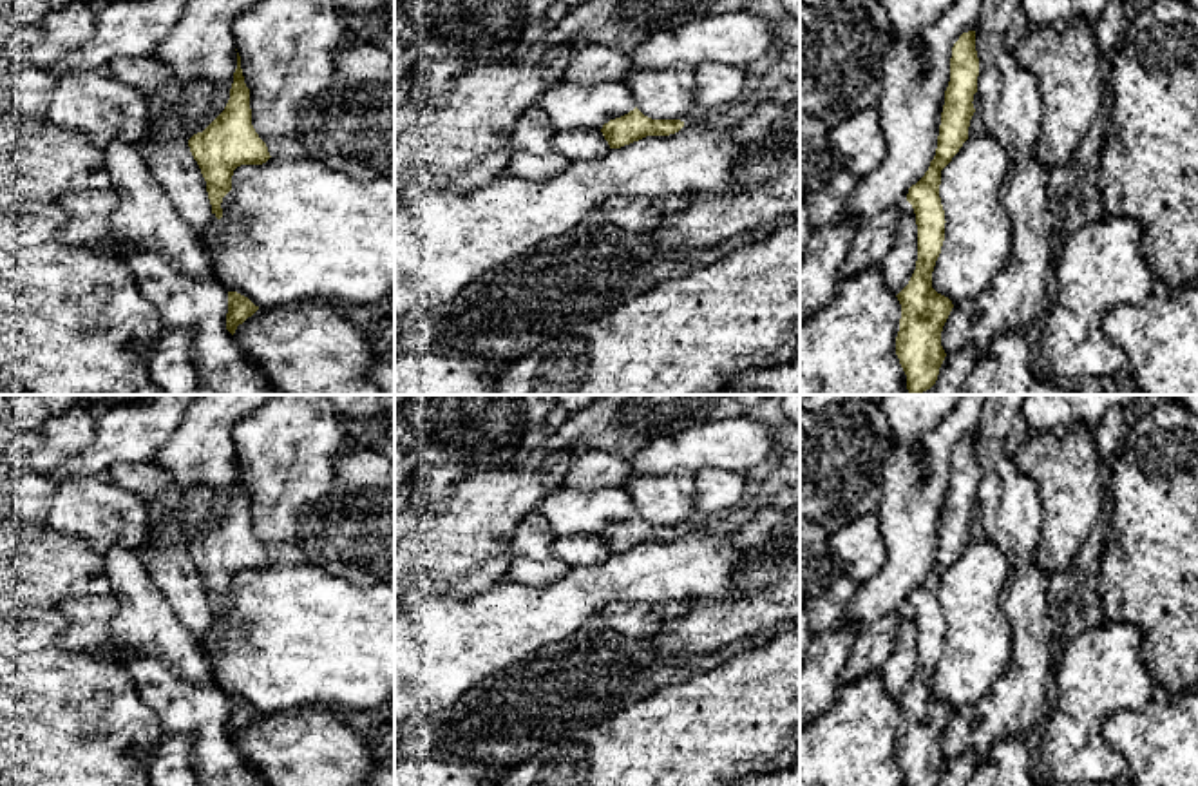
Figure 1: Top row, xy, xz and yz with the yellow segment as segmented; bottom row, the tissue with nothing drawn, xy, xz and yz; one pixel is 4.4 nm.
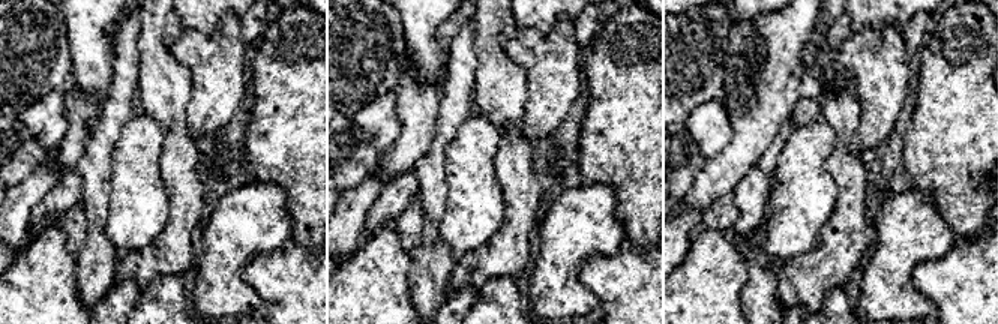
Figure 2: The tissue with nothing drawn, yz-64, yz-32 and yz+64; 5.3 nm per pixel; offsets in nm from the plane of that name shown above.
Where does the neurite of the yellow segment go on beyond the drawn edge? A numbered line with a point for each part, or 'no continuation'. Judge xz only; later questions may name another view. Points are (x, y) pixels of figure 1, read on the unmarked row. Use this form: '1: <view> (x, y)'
no continuation

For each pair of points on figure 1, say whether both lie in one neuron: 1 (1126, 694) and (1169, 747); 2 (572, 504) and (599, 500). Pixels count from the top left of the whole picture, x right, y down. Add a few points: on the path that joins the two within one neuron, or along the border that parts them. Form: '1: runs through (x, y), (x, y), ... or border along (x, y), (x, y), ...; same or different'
1: border along (1157, 685), (1144, 707), (1119, 709), (1102, 734); different
2: runs through (579, 504), (592, 504); same

